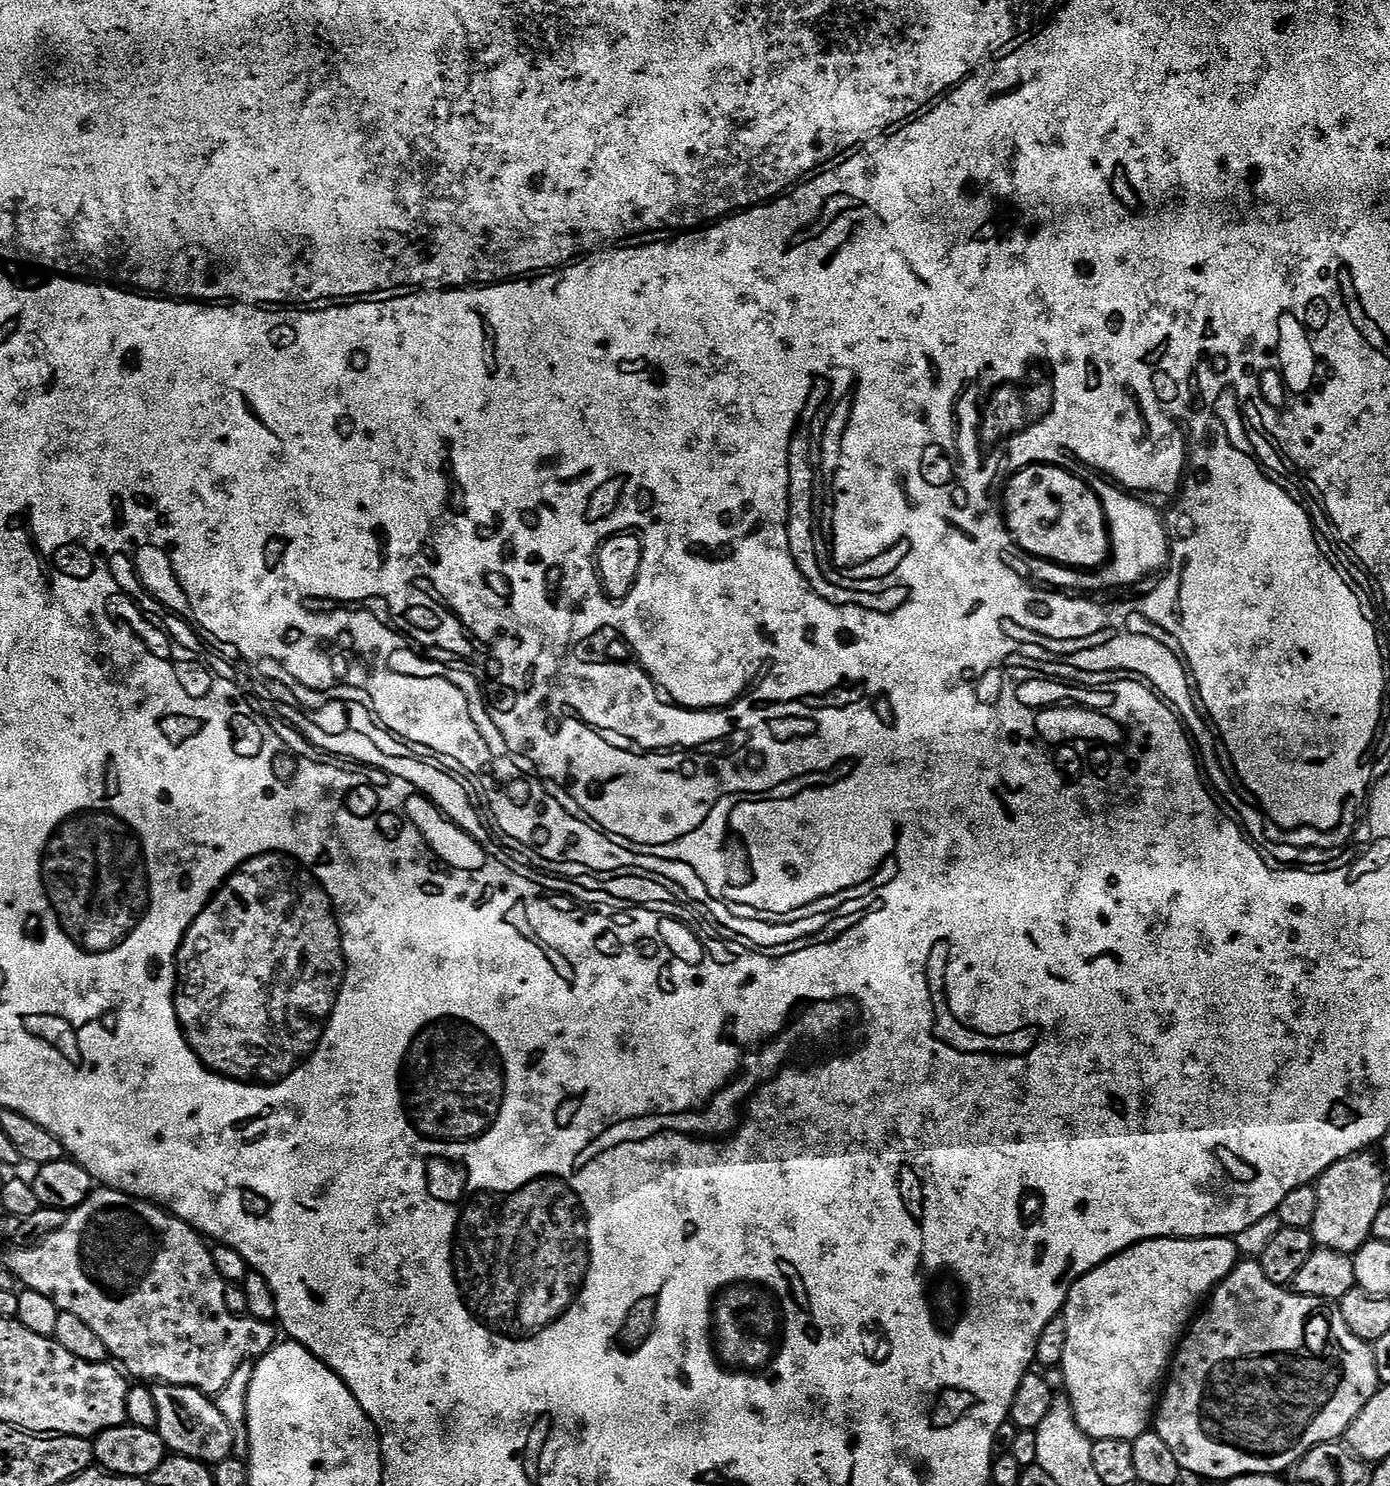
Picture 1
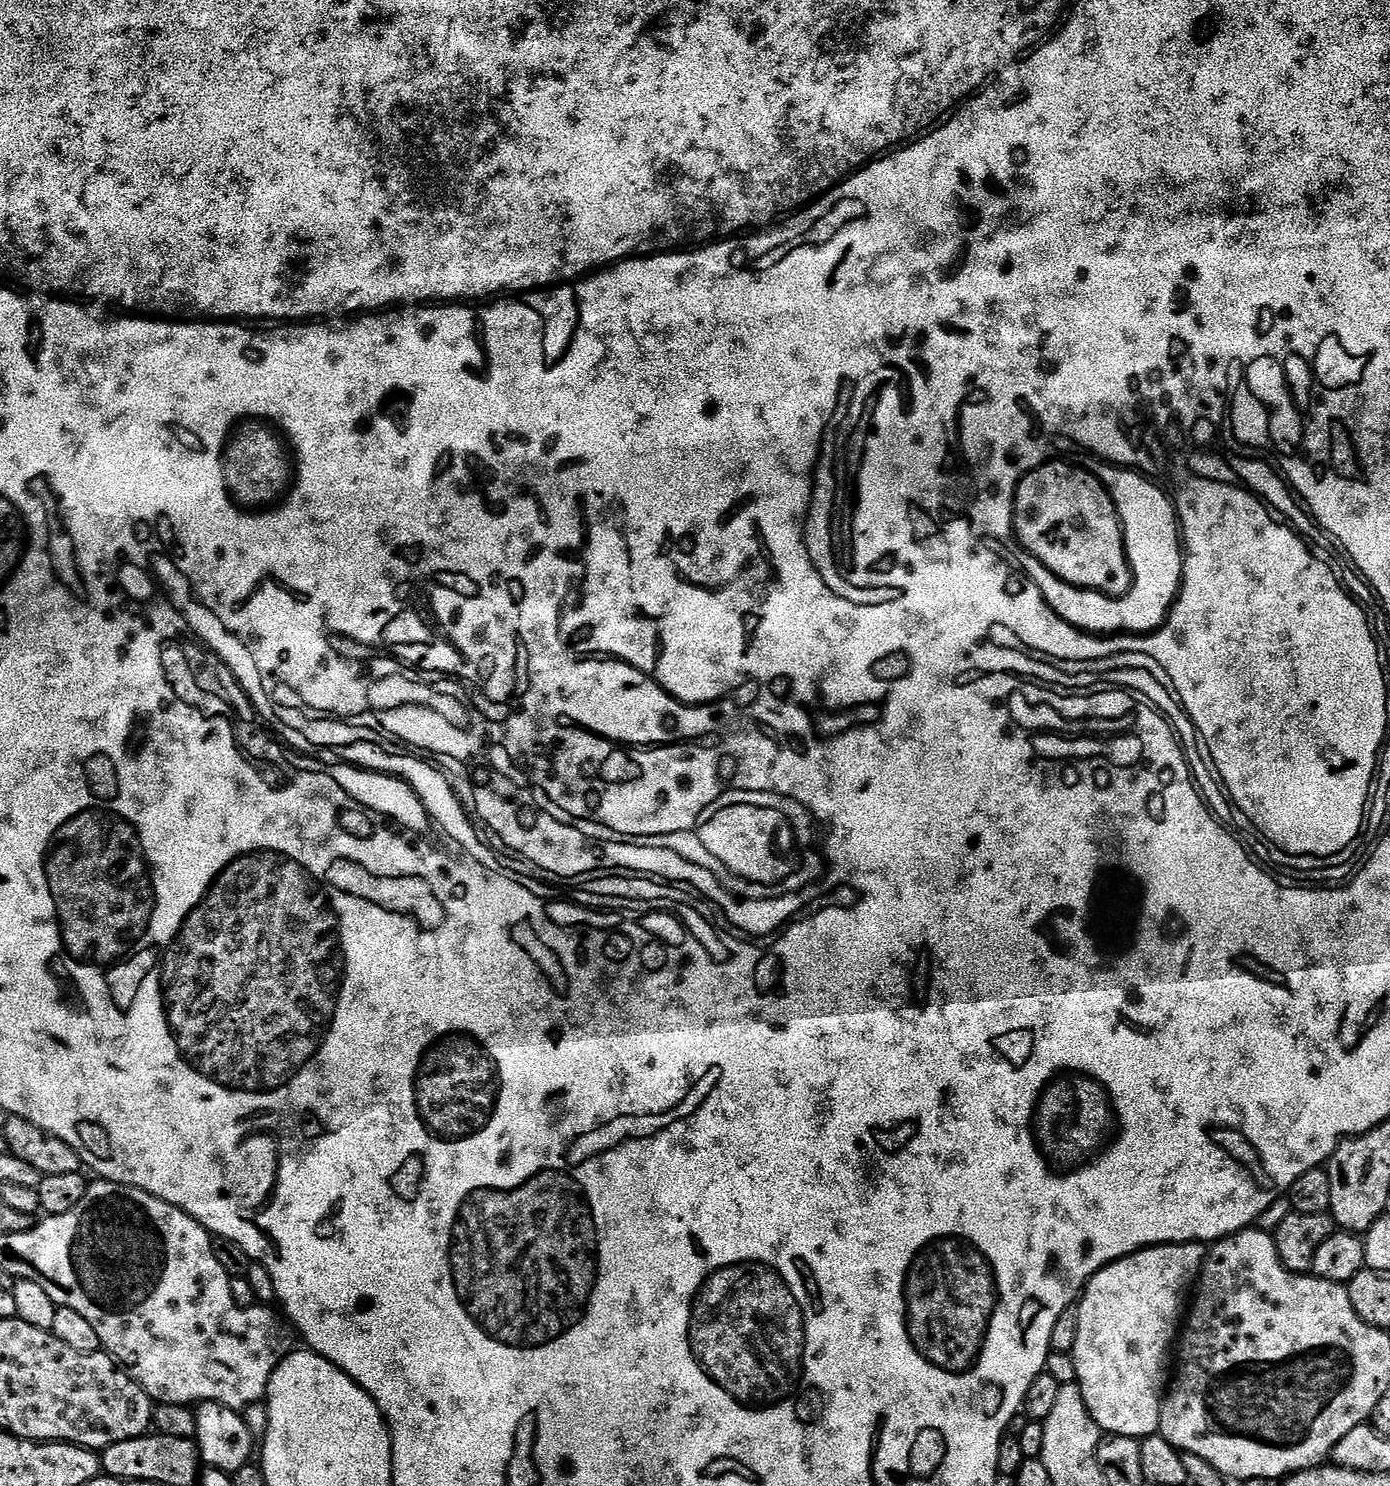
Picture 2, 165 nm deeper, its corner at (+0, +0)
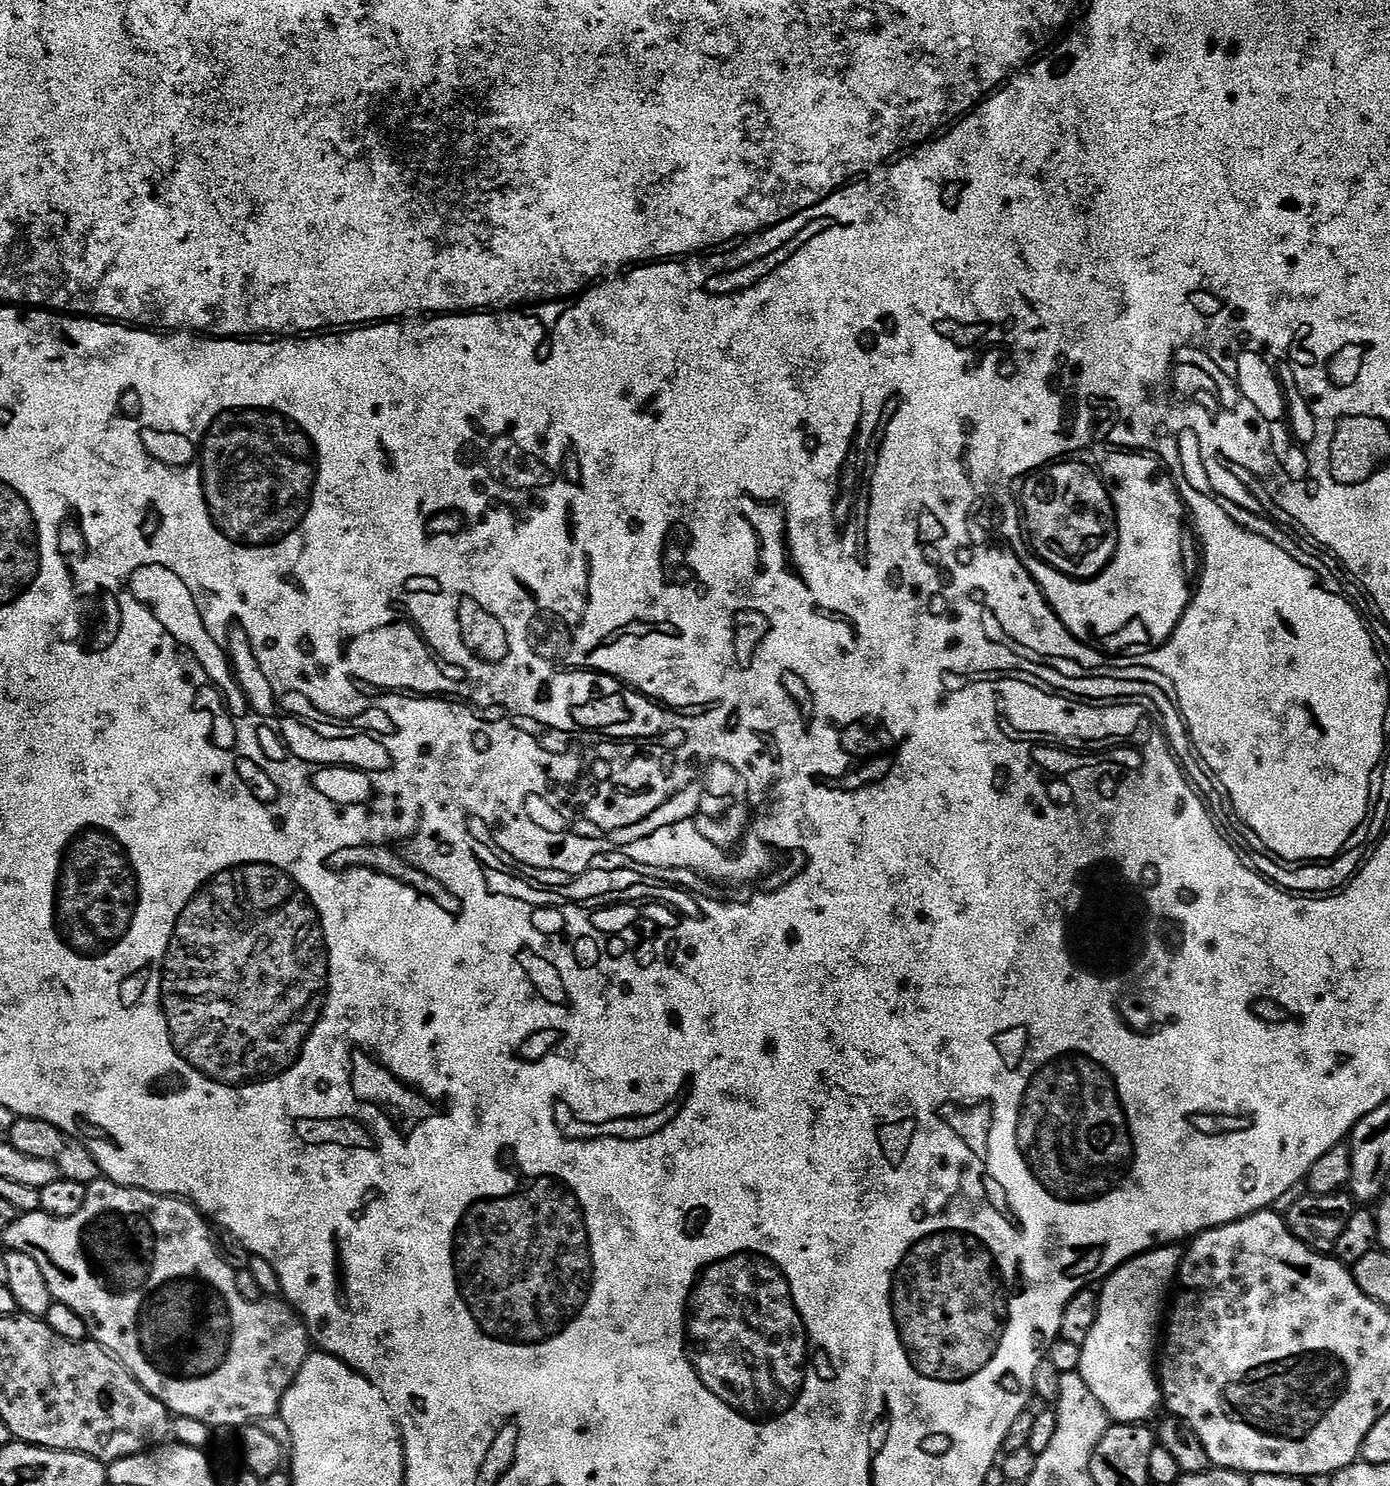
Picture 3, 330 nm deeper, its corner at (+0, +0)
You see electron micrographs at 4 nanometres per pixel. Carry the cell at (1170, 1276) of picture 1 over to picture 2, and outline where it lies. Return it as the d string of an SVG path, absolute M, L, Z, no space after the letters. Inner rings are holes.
M1200 1242L1153 1244L1151 1248L1141 1248L1139 1252L1108 1264L1101 1272L1094 1273L1083 1289L1078 1300L1078 1342L1071 1353L1076 1360L1076 1383L1080 1385L1082 1398L1101 1433L1137 1438L1159 1433L1168 1351L1171 1348L1173 1351L1177 1343L1182 1317L1190 1300L1190 1289L1197 1283L1205 1255L1205 1245Z

